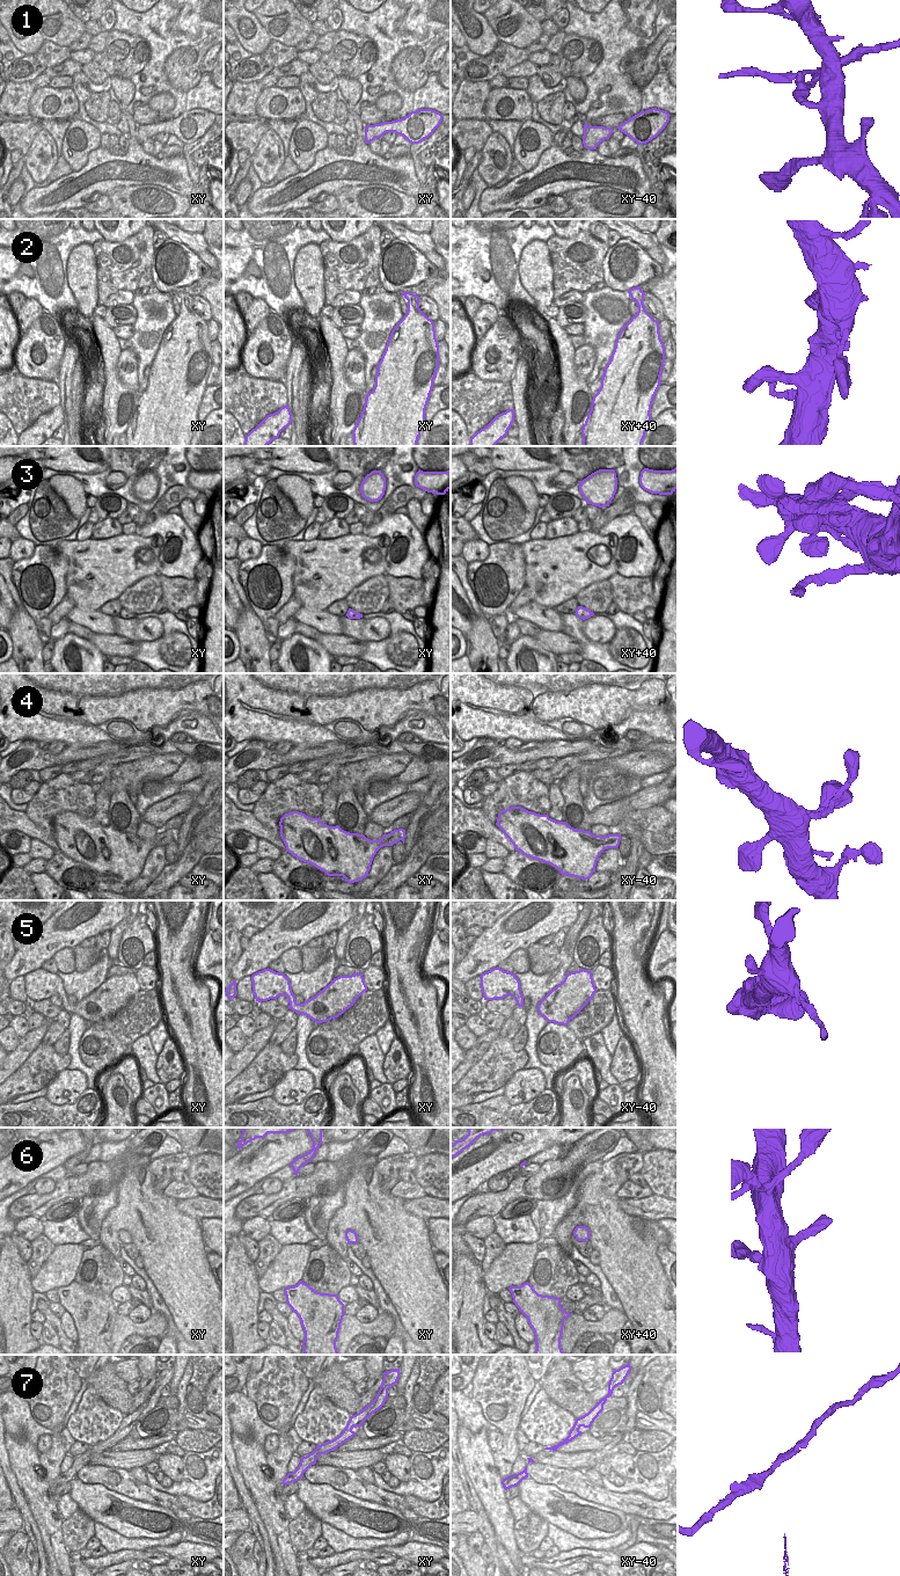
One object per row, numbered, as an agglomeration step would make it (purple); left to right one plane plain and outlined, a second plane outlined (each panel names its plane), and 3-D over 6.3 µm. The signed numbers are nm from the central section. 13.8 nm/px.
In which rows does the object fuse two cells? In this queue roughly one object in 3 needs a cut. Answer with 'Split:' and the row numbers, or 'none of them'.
Split: 1, 7

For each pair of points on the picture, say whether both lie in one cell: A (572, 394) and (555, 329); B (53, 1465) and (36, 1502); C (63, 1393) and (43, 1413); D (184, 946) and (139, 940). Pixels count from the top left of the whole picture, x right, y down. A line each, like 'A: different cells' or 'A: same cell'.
A: same cell
B: different cells
C: same cell
D: different cells

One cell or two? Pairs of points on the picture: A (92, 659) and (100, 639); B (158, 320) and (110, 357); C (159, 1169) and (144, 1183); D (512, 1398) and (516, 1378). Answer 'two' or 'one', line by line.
A: two
B: two
C: two
D: one

